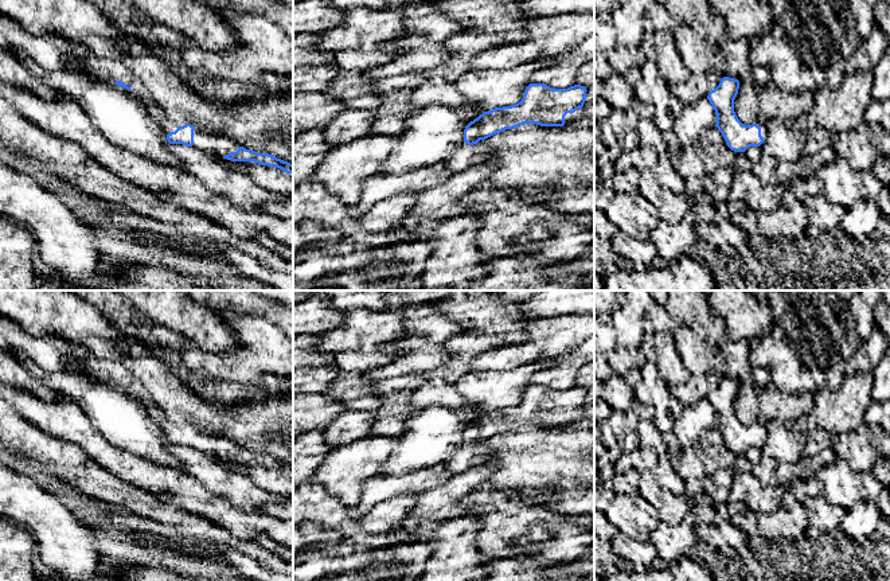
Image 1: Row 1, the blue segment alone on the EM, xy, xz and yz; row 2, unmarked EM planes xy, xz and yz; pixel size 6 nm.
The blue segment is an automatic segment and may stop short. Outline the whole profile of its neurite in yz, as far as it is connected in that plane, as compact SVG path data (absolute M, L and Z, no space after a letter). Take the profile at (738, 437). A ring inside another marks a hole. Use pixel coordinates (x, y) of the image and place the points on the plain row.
M723 378L719 386L709 394L707 401L715 412L715 428L727 448L734 453L745 453L749 448L762 448L766 438L766 425L754 422L752 426L745 426L738 421L734 413L738 390L738 381Z

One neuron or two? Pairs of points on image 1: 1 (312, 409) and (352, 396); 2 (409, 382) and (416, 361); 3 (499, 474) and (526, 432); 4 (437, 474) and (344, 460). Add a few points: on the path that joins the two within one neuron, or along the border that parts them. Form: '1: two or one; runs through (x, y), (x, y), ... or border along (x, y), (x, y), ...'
1: two; border along (324, 396), (348, 409)
2: two; border along (418, 371), (381, 381)
3: one; runs through (510, 463), (526, 447), (526, 443)
4: two; border along (379, 474), (362, 484), (360, 499)

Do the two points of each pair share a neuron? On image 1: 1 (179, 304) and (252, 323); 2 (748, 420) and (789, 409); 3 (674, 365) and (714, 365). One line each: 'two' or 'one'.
1: two
2: one
3: two

